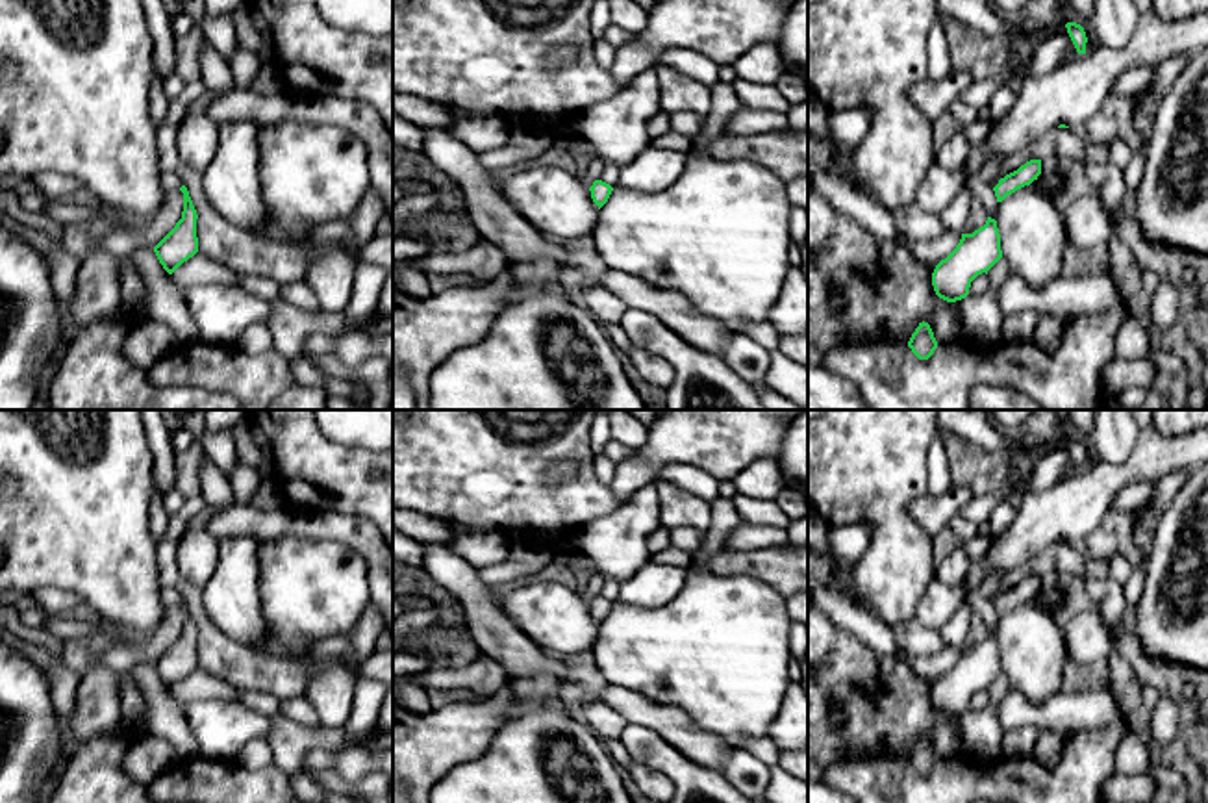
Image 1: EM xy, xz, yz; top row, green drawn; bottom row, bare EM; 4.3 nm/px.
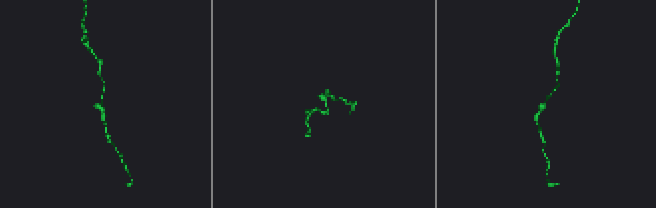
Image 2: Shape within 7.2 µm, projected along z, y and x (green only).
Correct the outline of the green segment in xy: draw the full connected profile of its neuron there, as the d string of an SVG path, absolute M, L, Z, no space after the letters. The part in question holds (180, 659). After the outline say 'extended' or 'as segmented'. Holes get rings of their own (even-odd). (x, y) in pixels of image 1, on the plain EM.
M185 601L180 603L183 608L183 627L176 642L154 662L154 668L163 684L172 690L183 677L198 668L196 653L196 625Z; as segmented

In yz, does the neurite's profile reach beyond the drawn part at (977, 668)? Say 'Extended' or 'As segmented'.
As segmented

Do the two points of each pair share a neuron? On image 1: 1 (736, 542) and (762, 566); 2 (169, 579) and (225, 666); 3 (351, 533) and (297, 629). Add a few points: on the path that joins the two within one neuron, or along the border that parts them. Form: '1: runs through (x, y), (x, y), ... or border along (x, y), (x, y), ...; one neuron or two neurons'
1: border along (788, 542), (762, 549), (725, 549); two neurons
2: runs through (191, 596), (212, 644); one neuron
3: border along (301, 536), (349, 546), (369, 581); two neurons

